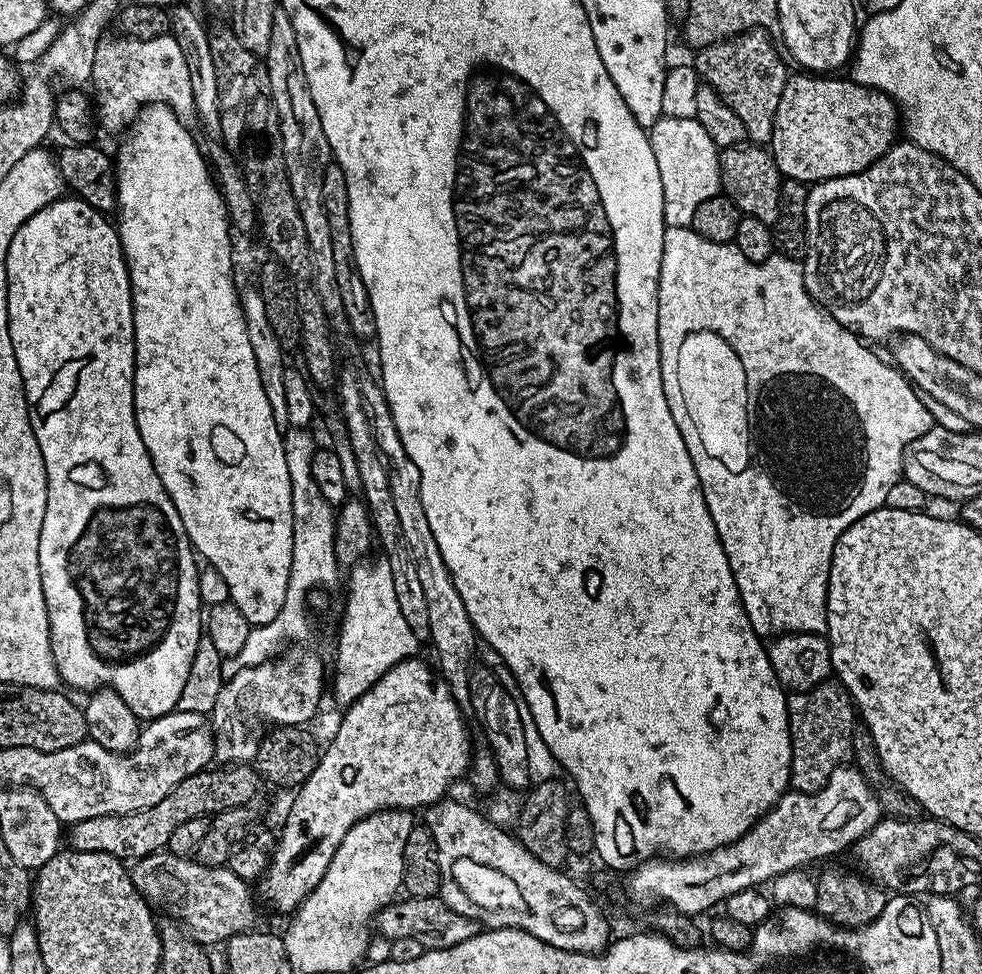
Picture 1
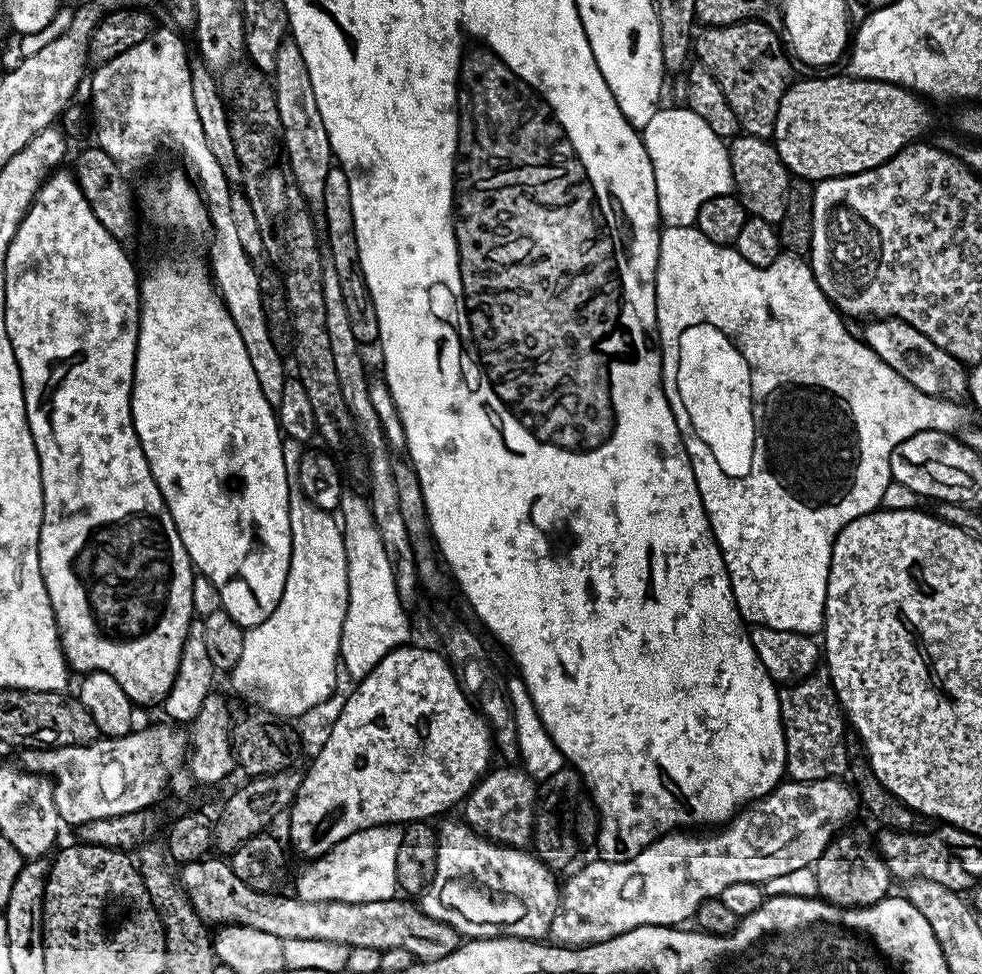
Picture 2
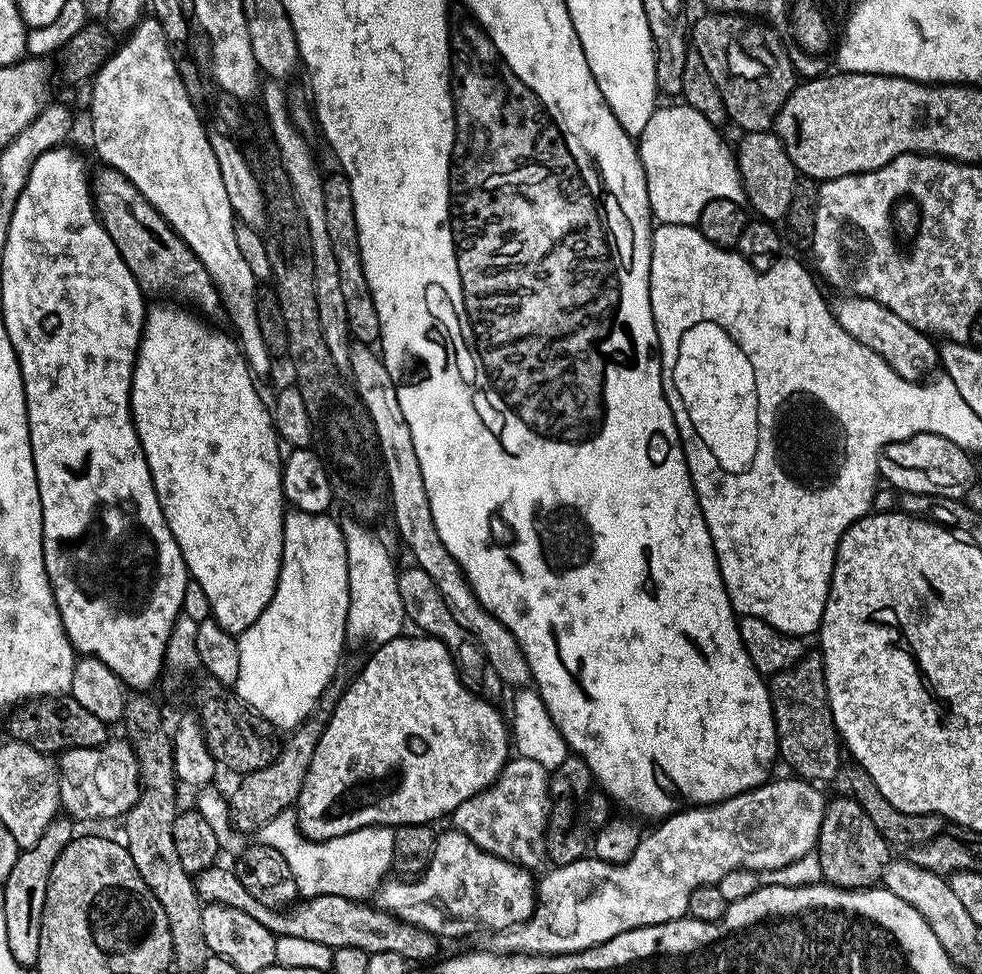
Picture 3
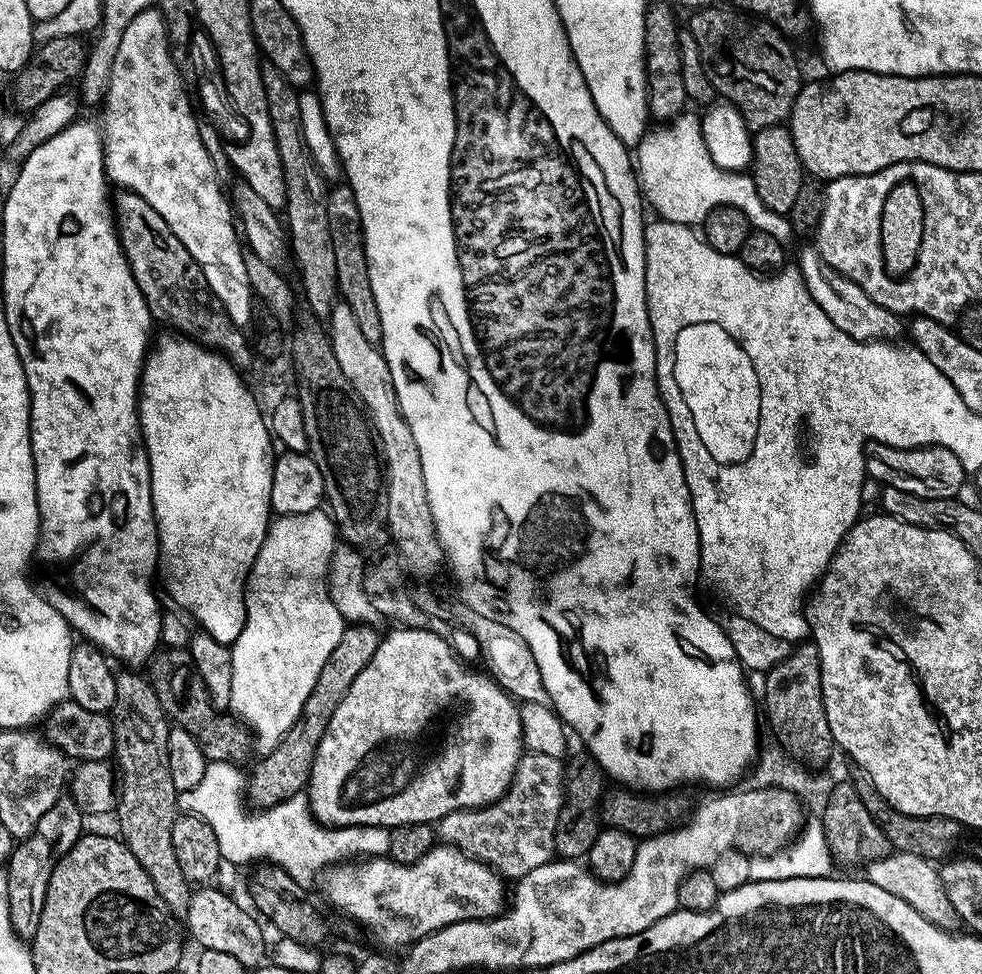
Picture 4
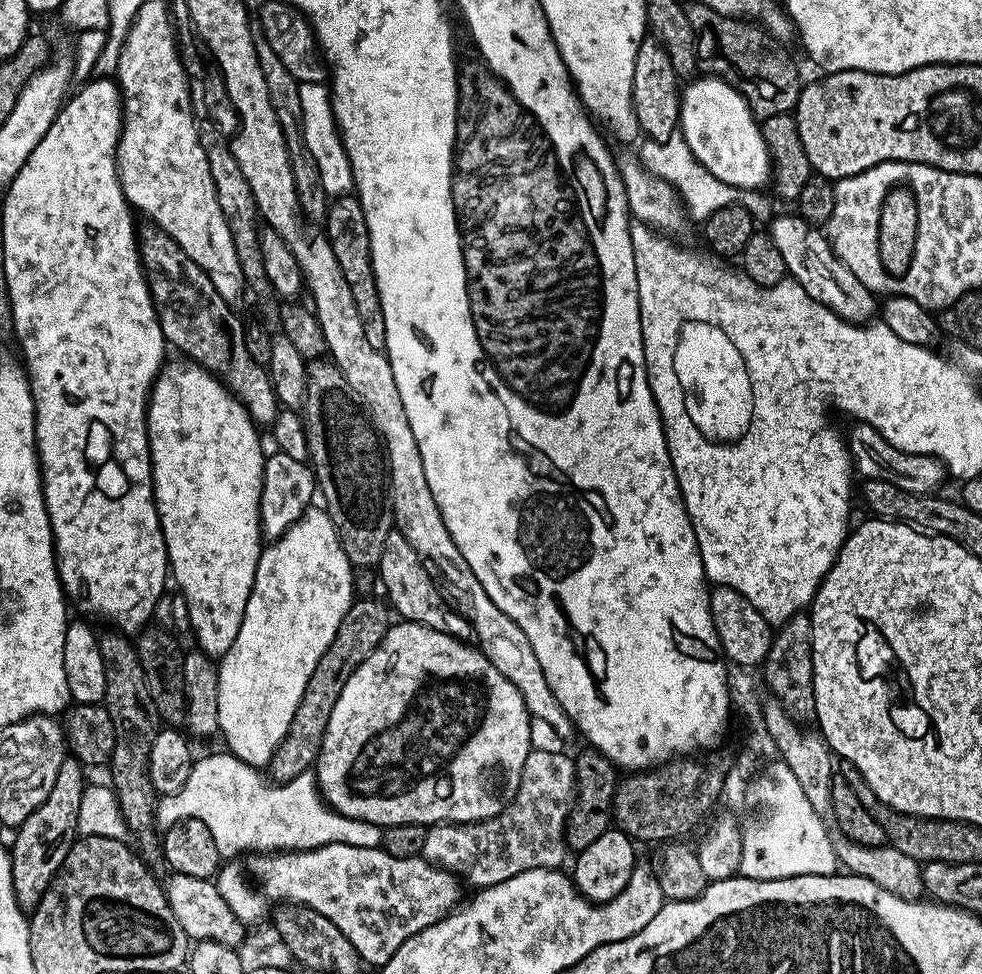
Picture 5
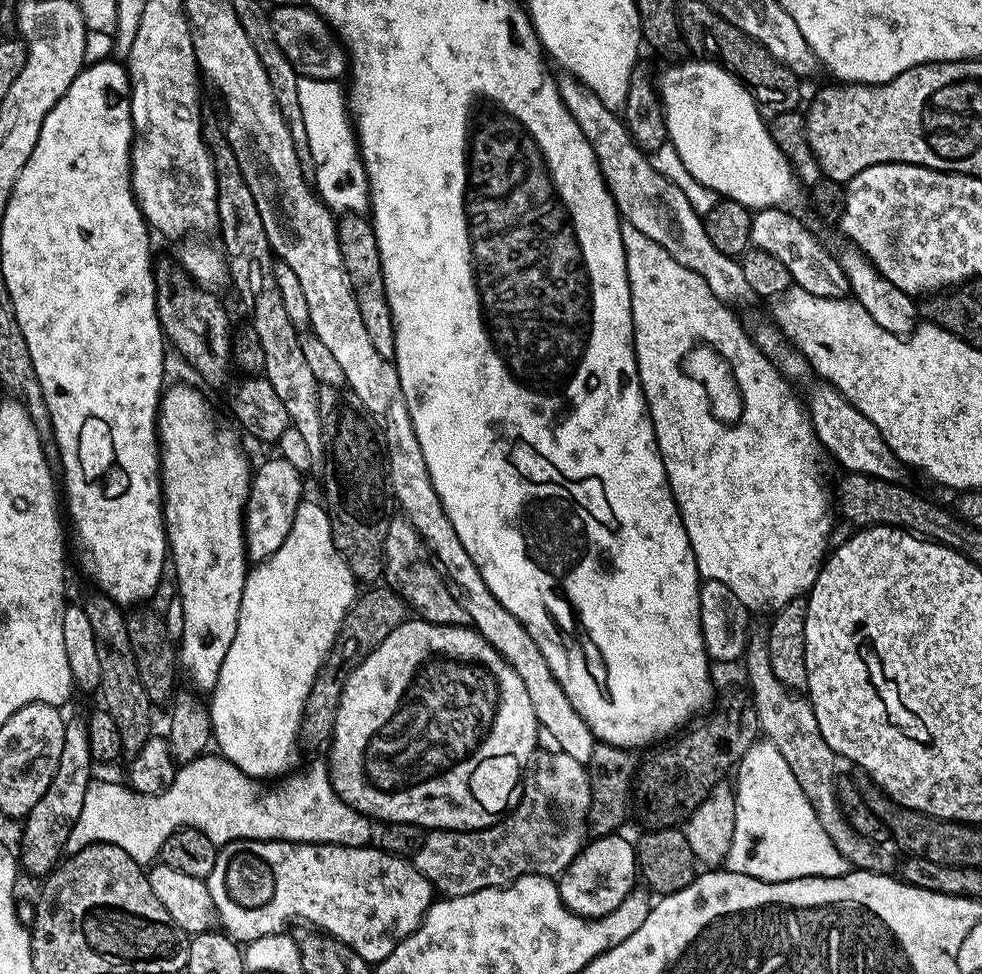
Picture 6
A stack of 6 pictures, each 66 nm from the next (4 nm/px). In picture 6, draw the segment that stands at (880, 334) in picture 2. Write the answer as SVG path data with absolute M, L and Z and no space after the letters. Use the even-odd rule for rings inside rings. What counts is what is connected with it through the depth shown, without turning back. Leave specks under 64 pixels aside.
M762 208L752 218L751 247L761 248L766 254L774 254L786 270L790 270L792 283L802 290L810 290L818 298L834 296L844 298L849 295L848 279L840 269L839 259L831 256L794 217L784 208Z

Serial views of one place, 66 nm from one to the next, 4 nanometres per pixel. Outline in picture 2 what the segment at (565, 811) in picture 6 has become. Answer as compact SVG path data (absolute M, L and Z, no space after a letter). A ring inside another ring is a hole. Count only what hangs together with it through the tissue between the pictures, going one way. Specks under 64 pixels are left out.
M493 767L477 780L476 787L463 801L462 819L478 835L493 840L495 844L505 844L507 848L527 849L532 843L532 827L536 821L538 784L524 771L523 767L502 767L506 768Z

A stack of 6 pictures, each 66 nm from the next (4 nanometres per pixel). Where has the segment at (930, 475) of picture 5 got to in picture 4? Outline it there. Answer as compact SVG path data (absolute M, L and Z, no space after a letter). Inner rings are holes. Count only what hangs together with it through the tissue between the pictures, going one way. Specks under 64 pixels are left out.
M872 442L863 449L862 459L871 479L873 476L874 479L881 480L881 485L922 498L951 500L959 493L956 491L963 486L964 476L966 477L966 469L958 462L958 458L954 458L950 450L933 444L926 448L913 448Z

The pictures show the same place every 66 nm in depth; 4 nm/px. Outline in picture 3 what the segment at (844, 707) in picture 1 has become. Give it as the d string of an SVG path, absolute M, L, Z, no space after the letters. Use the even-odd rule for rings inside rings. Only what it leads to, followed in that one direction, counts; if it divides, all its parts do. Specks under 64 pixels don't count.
M816 650L805 651L804 657L797 664L771 677L770 691L774 701L772 716L776 719L779 759L785 760L801 780L821 782L832 780L835 776L837 779L842 768L842 741L836 735L832 711L828 705L823 655Z

